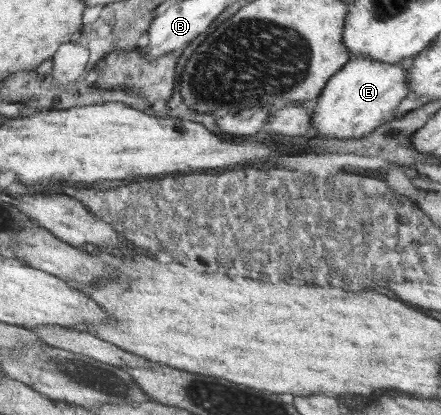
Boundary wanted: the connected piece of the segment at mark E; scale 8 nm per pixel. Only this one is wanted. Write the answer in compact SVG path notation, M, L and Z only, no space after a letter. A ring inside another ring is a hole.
M361 56L360 58L351 60L327 83L322 94L313 103L313 124L318 129L316 135L326 136L327 138L365 138L376 128L387 124L387 122L391 122L394 119L396 108L399 108L399 104L409 96L409 71L410 62L391 64L391 62L375 60L374 58L370 58L370 56Z

